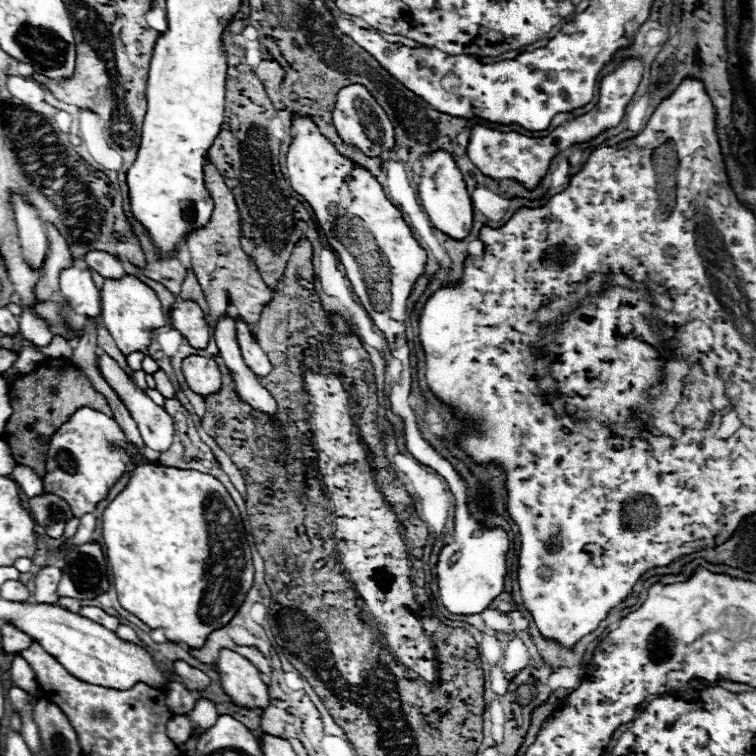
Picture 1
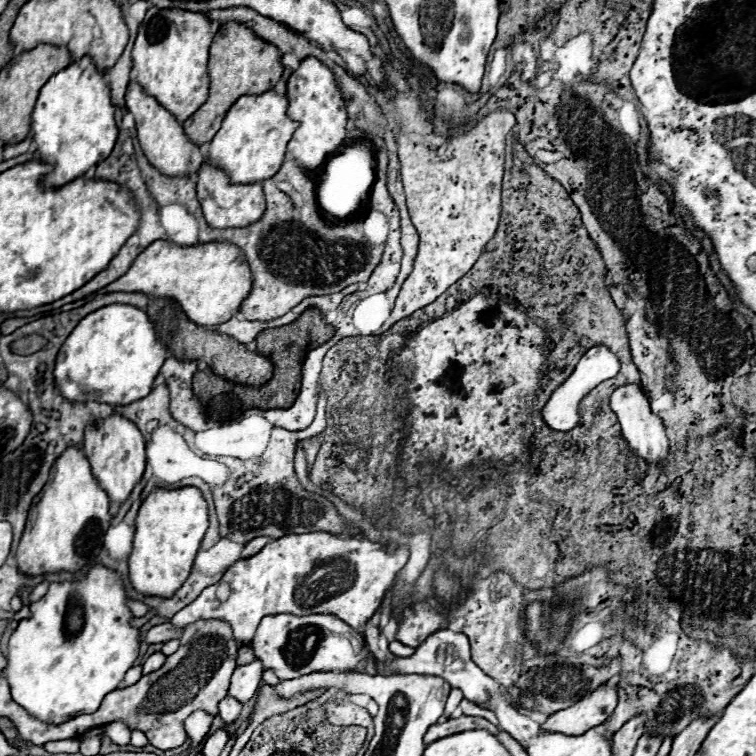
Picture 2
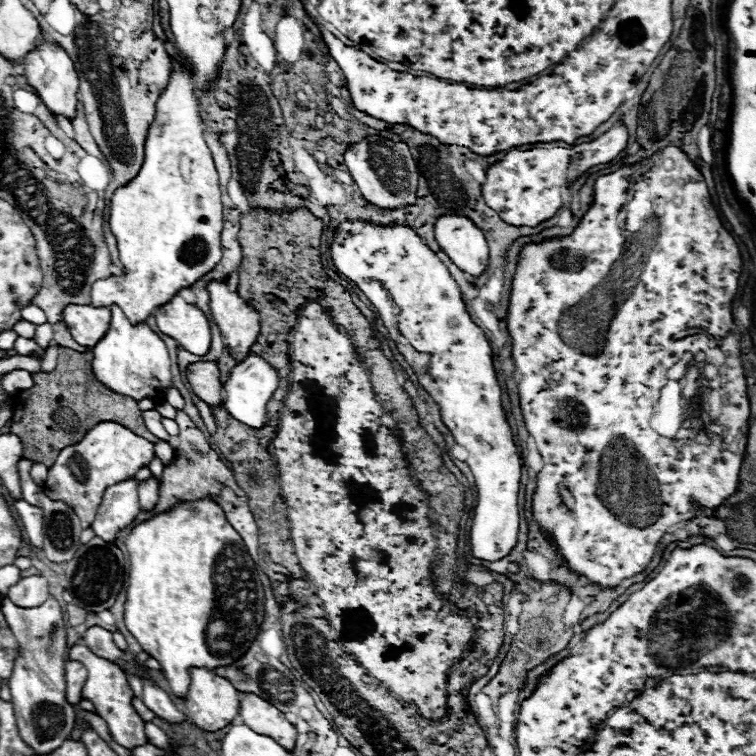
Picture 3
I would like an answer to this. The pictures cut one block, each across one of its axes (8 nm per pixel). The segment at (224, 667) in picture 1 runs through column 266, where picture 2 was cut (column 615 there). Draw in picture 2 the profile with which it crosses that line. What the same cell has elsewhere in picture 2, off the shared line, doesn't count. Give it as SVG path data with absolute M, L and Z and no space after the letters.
M604 684L574 706L550 714L548 720L540 724L540 728L544 732L564 732L566 736L580 736L590 728L600 726L612 714L616 702L616 686Z

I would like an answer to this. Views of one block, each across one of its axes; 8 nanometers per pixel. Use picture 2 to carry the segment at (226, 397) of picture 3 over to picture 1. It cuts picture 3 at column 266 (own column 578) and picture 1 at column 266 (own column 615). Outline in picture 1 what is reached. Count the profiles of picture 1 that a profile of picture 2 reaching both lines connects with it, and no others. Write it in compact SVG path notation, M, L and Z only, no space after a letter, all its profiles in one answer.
M240 318L236 320L236 336L238 336L240 350L242 350L242 358L244 358L246 364L252 368L252 372L254 372L258 378L268 376L268 374L272 372L270 358L266 356L266 352L260 348L260 344L256 342L256 338L252 336L248 324L242 322Z

